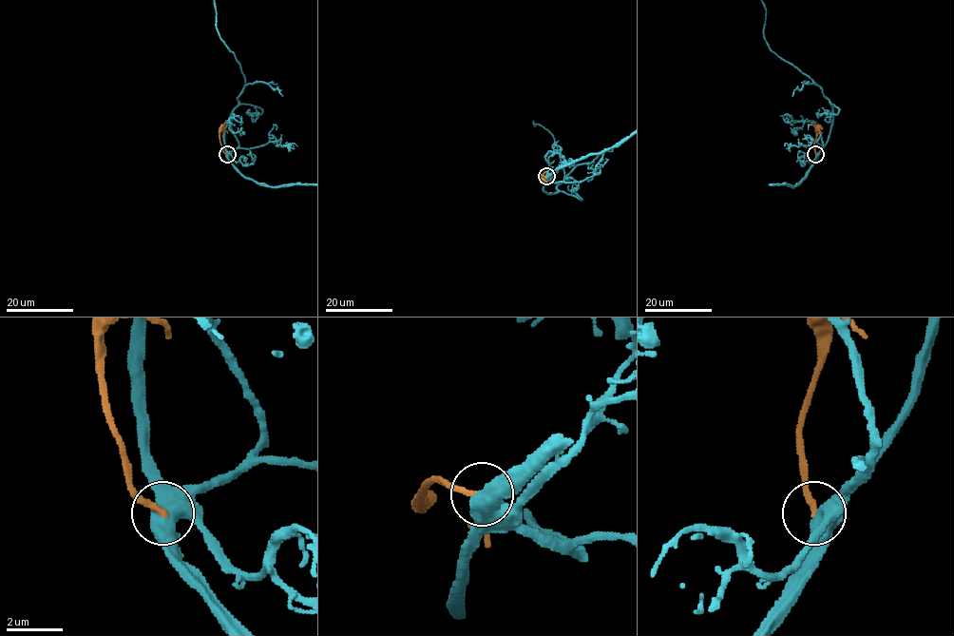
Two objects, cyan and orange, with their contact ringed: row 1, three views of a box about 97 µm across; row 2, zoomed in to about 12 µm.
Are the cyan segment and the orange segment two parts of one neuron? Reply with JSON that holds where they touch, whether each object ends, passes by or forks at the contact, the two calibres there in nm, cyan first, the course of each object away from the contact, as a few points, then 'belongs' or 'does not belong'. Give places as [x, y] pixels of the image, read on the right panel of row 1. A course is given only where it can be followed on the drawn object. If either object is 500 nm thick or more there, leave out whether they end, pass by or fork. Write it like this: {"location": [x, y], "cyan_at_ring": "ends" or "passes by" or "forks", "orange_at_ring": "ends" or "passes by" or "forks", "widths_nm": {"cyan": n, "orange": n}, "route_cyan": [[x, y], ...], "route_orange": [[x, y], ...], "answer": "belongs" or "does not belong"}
{"location": [815, 154], "widths_nm": {"cyan": 600, "orange": 200}, "route_cyan": [[816, 154], [829, 133], [832, 106], [818, 86], [770, 48], [763, 32], [766, 8]], "route_orange": [[816, 154], [817, 127], [810, 122]], "answer": "does not belong"}

